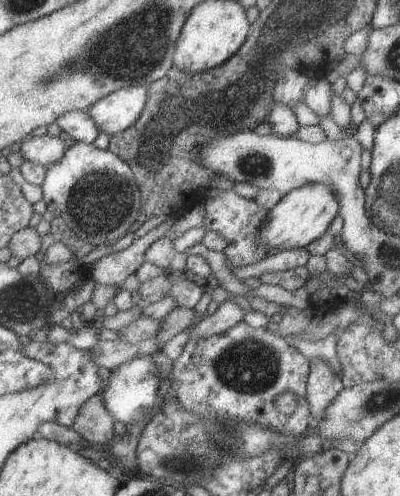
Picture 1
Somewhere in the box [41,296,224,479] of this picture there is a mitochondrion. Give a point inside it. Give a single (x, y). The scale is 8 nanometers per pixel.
(171, 463)

